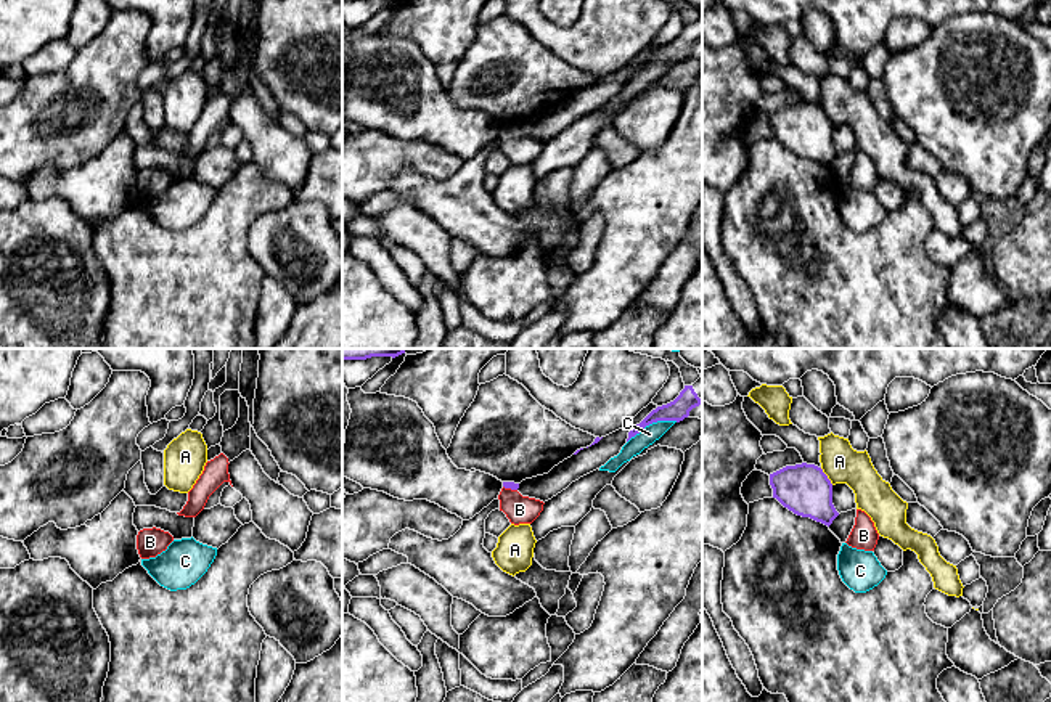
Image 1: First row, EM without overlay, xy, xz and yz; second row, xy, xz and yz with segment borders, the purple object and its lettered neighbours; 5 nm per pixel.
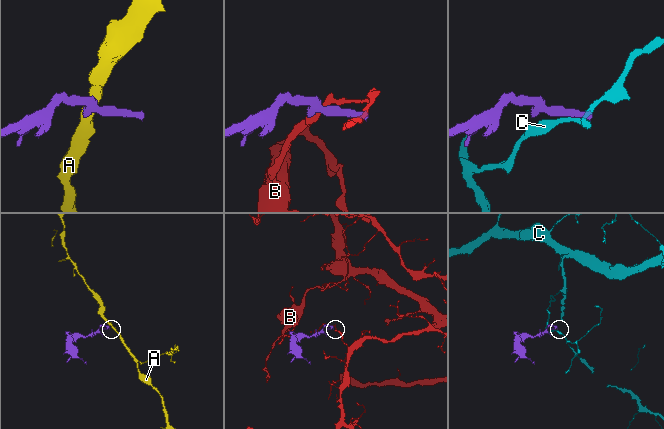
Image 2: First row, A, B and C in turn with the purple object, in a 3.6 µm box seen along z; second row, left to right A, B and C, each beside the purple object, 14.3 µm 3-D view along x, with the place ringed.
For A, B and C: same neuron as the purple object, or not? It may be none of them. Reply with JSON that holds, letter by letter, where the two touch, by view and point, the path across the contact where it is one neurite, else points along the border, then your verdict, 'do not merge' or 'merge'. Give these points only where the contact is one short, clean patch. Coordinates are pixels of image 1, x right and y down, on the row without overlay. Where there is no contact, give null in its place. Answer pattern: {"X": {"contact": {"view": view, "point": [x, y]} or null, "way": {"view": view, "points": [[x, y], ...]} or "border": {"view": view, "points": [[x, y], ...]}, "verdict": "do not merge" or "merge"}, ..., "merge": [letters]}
{"A": {"contact": {"view": "yz", "point": [826, 116]}, "border": {"view": "yz", "points": [[820, 108], [833, 124]]}, "verdict": "do not merge"}, "B": {"contact": {"view": "xz", "point": [510, 127]}, "border": {"view": "xz", "points": [[503, 126], [516, 130]]}, "verdict": "do not merge"}, "C": {"contact": {"view": "xz", "point": [651, 63]}, "border": {"view": "xz", "points": [[677, 61], [653, 61], [627, 82]]}, "verdict": "do not merge"}, "merge": []}

